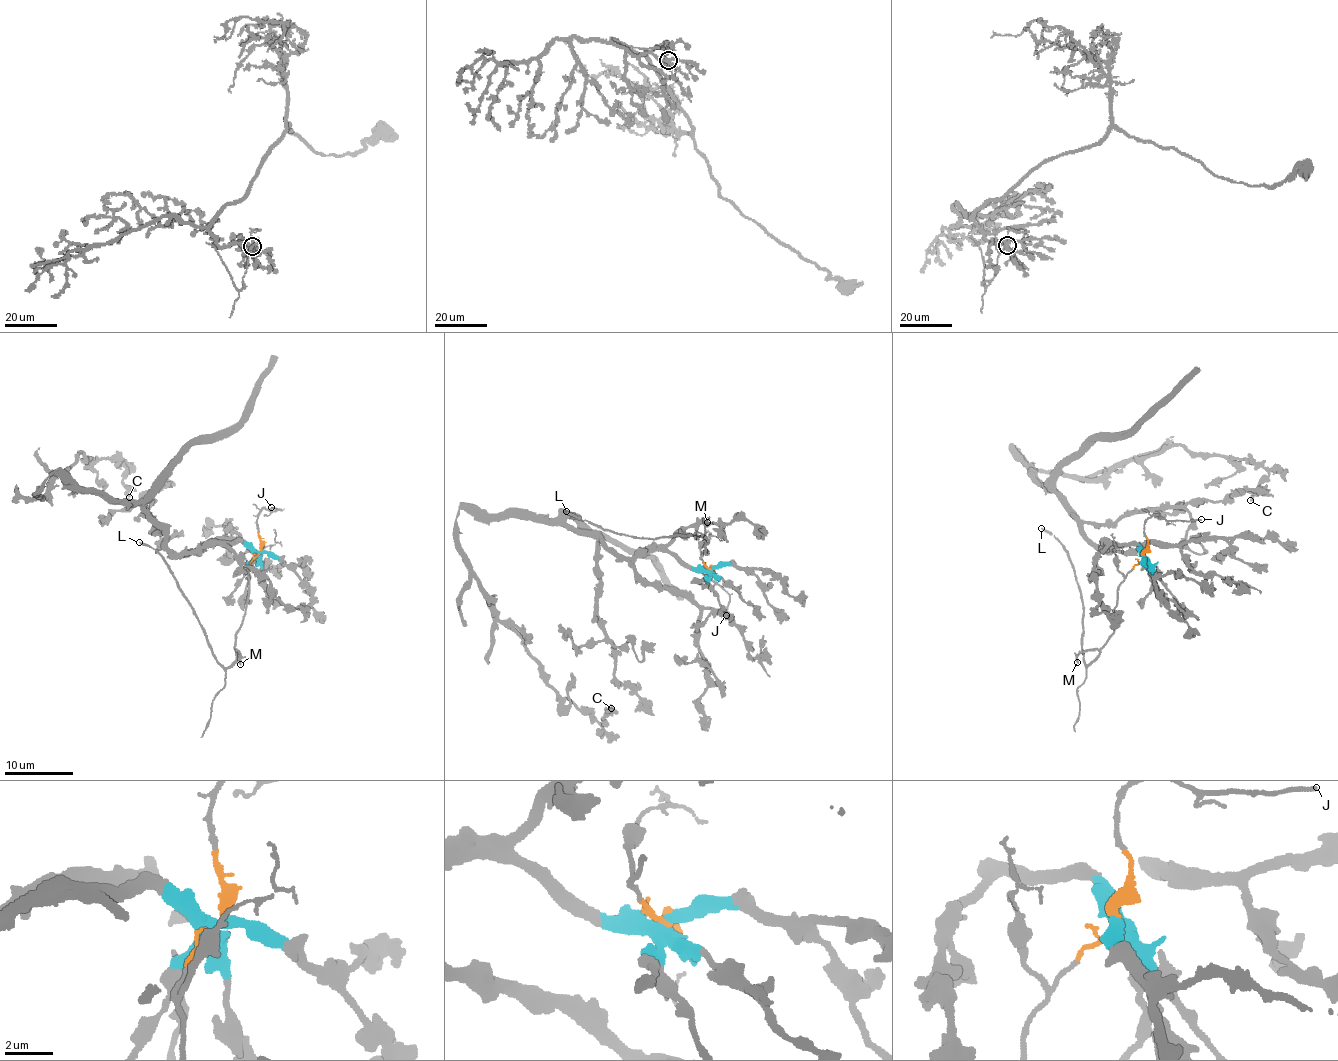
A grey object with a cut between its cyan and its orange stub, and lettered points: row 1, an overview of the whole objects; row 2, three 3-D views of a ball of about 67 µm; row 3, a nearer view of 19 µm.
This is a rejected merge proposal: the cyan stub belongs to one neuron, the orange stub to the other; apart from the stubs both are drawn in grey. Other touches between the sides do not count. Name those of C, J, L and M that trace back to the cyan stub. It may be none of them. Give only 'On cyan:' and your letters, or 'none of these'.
On cyan: C

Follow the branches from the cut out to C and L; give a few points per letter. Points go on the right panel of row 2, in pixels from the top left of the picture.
C: (1144, 557), (1085, 536), (1016, 450), (1034, 469), (1083, 479), (1173, 445), (1252, 459), (1268, 473), (1250, 501)
L: (1144, 557), (1118, 588), (1113, 633), (1098, 657), (1086, 664), (1082, 604), (1070, 557), (1051, 533), (1041, 527)

